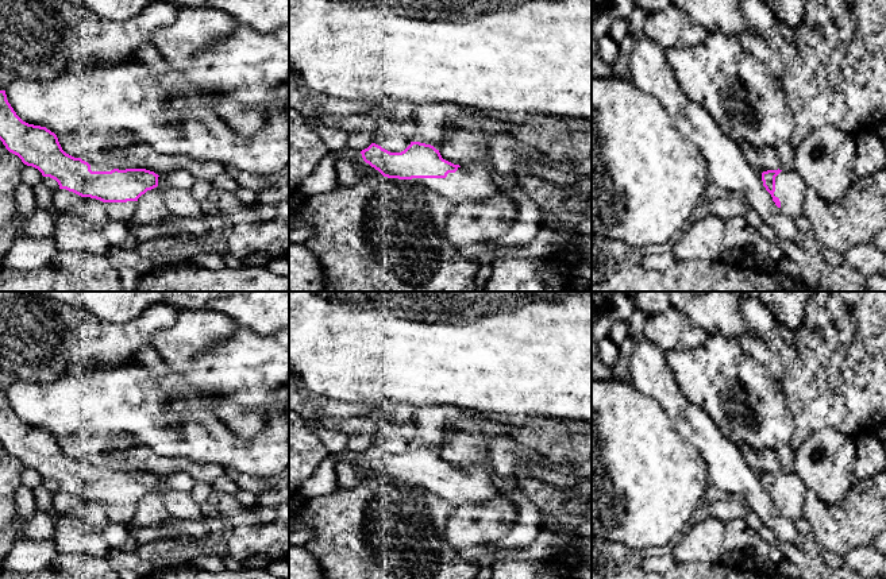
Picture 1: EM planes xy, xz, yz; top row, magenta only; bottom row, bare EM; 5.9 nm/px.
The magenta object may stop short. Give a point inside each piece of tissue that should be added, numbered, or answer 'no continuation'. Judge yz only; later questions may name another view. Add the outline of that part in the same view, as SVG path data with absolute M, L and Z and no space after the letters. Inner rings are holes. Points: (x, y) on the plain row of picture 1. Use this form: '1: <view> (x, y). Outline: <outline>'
1: yz (789, 489). Outline: M781 474L775 479L774 498L781 503L781 514L790 521L804 517L805 485L797 474Z

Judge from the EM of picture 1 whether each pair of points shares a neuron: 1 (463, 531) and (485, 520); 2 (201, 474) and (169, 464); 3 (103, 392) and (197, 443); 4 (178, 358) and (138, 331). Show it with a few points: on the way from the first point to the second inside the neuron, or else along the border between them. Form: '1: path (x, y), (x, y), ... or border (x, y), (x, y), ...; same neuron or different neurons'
1: path (469, 525), (480, 524); same neuron
2: path (193, 469), (177, 464); same neuron
3: path (126, 401), (154, 429), (166, 433), (174, 442); same neuron
4: border (176, 320), (160, 329), (151, 343); different neurons

